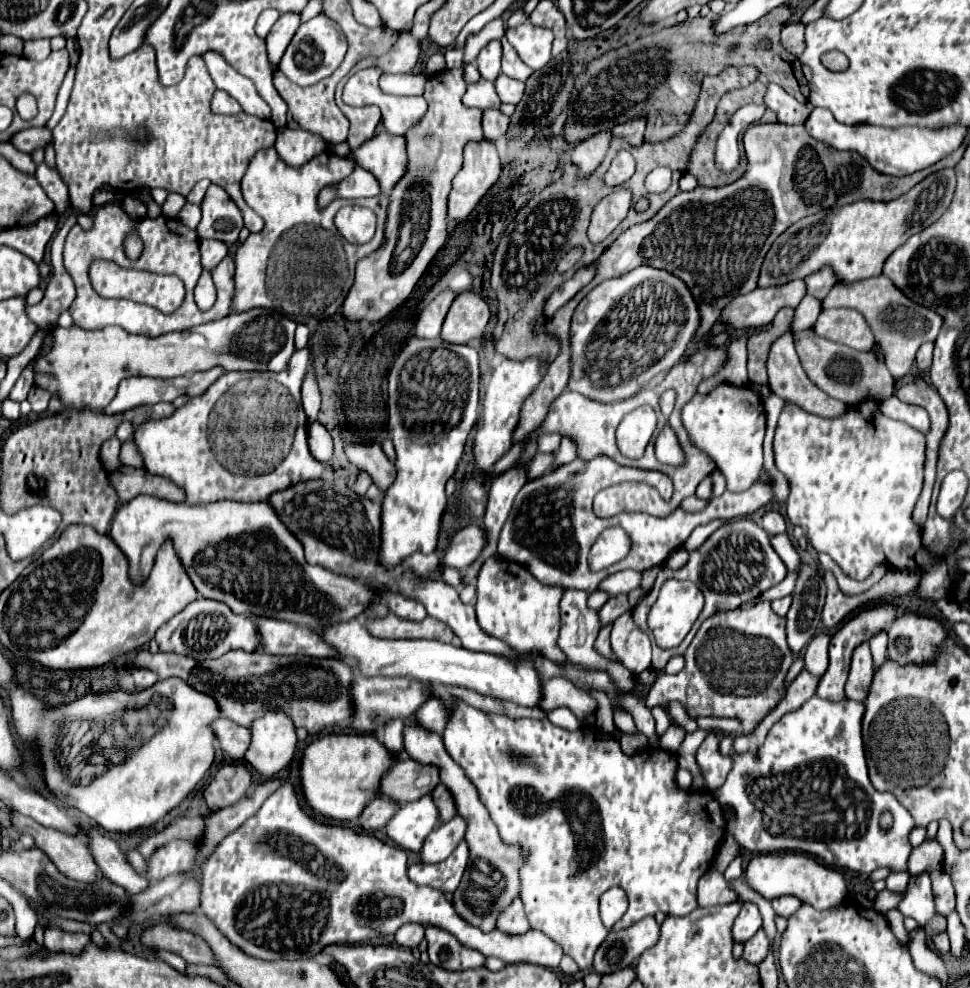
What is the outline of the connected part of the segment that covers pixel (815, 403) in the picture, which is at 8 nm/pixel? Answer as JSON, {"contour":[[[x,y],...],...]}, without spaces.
{"contour":[[[790,332],[784,334],[784,336],[780,336],[780,338],[776,338],[776,340],[772,342],[766,364],[771,364],[771,366],[767,366],[770,389],[782,399],[792,400],[792,402],[796,402],[798,406],[802,406],[804,410],[808,410],[808,412],[812,412],[812,414],[824,418],[839,416],[848,407],[843,402],[828,396],[818,388],[816,384],[812,384],[812,380],[808,380],[808,376],[806,376],[800,363],[796,348],[794,348],[794,338],[792,338]]]}

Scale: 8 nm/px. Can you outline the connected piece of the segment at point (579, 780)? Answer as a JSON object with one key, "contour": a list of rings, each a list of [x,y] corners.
{"contour":[[[460,702],[458,708],[454,710],[452,720],[448,722],[442,738],[444,738],[444,746],[446,746],[448,754],[452,756],[452,760],[462,766],[464,774],[478,788],[480,802],[486,806],[486,810],[490,812],[490,818],[498,826],[500,838],[506,844],[520,844],[522,848],[526,848],[530,852],[526,866],[520,870],[520,882],[522,882],[520,898],[524,902],[530,926],[534,930],[540,930],[540,932],[548,934],[554,942],[558,942],[562,946],[564,954],[574,958],[582,972],[592,970],[594,952],[606,940],[606,936],[610,934],[610,930],[602,924],[600,914],[598,914],[598,900],[608,888],[620,886],[626,892],[628,904],[630,904],[624,918],[612,926],[612,932],[628,928],[628,926],[636,924],[638,920],[642,920],[644,916],[654,916],[656,912],[664,912],[668,916],[684,916],[684,914],[690,914],[698,906],[696,904],[696,884],[698,884],[700,876],[712,864],[716,846],[720,844],[720,840],[726,832],[726,820],[724,820],[724,814],[722,814],[722,806],[716,802],[716,798],[712,798],[710,792],[682,790],[682,788],[676,786],[674,774],[676,774],[678,762],[676,762],[676,756],[672,752],[666,752],[666,750],[660,750],[660,748],[646,748],[636,756],[626,756],[620,750],[618,738],[614,734],[602,732],[596,726],[582,726],[578,732],[568,732],[568,730],[562,730],[562,728],[554,726],[550,720],[530,720],[530,718],[512,720],[512,718],[506,718],[506,716],[484,714],[484,712],[472,708],[464,702]]]}

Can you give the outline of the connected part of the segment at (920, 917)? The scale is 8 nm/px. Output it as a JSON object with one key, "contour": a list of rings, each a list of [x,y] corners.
{"contour":[[[920,874],[920,876],[912,876],[906,896],[904,900],[898,904],[898,910],[904,916],[910,916],[918,922],[920,928],[926,928],[926,924],[940,916],[940,912],[934,906],[934,898],[932,898],[932,886],[930,886],[930,876],[928,874]]]}

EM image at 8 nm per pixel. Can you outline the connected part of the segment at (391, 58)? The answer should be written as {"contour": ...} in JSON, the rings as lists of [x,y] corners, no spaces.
{"contour":[[[406,32],[394,44],[390,54],[382,58],[366,58],[356,64],[356,70],[376,66],[376,68],[384,68],[384,72],[410,72],[418,62],[418,54],[420,54],[420,42]]]}

